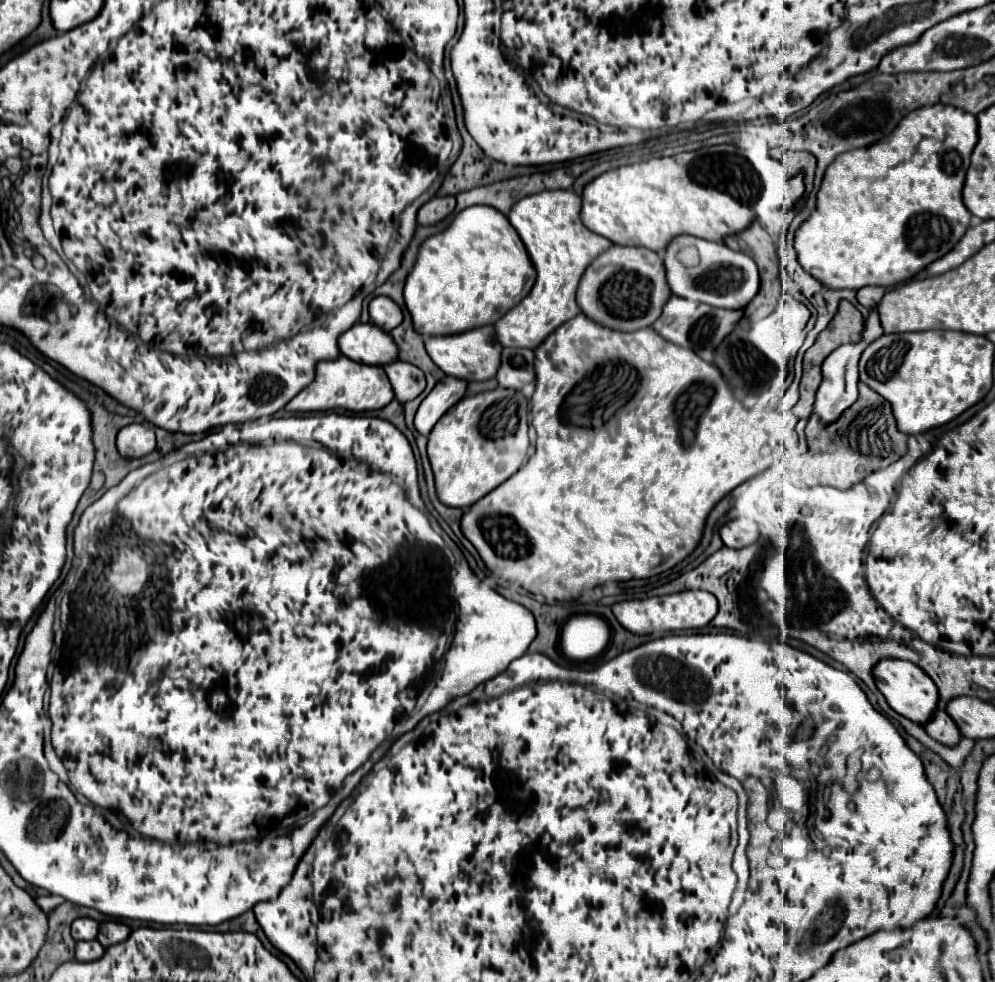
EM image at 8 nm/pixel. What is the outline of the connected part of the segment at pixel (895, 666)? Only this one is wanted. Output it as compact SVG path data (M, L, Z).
M881 659L879 665L873 667L873 679L875 679L877 689L887 699L889 707L895 709L899 715L903 715L919 725L923 725L931 719L931 715L937 707L939 695L937 695L935 683L927 677L927 673L923 673L923 669L919 669L911 661L903 661L903 659Z

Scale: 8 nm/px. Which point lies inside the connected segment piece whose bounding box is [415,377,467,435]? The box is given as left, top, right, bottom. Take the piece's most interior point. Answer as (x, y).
(449, 391)

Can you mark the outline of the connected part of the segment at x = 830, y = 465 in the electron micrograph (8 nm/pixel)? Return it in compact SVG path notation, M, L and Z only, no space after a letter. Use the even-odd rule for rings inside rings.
M865 383L859 385L859 399L843 411L839 421L821 427L817 417L809 417L805 435L809 445L807 453L811 453L811 473L807 473L807 481L795 481L799 487L827 485L835 489L851 489L873 471L889 467L907 453L907 435L897 431L891 405Z

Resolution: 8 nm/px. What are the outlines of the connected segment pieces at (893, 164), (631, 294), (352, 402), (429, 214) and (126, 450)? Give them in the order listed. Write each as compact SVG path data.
M927 105L927 107L919 107L911 113L907 113L907 117L903 117L903 121L895 127L895 131L891 135L879 139L877 143L839 155L825 171L821 189L817 193L815 211L809 215L807 221L801 223L801 227L795 233L795 251L797 251L797 259L799 259L801 267L807 273L811 273L815 279L825 281L825 285L831 289L861 289L865 285L891 287L895 283L909 279L911 275L915 275L917 271L921 271L923 267L933 263L935 259L949 253L957 245L957 241L963 237L963 233L967 231L967 225L971 221L971 213L965 207L961 193L963 193L963 183L965 183L965 175L967 175L969 163L971 163L971 153L973 153L975 145L977 145L977 117L975 115L971 115L959 107L951 107L951 105Z
M611 245L585 269L577 287L577 305L581 311L599 325L619 331L637 331L653 325L669 297L671 291L665 281L663 261L647 247Z
M341 355L333 361L319 361L317 363L317 377L311 385L307 385L299 395L295 395L287 405L285 411L289 413L311 413L311 411L329 411L329 409L349 409L355 413L361 411L377 411L383 409L393 401L391 383L383 371L383 367L355 363L349 357Z
M453 195L433 197L431 201L427 201L427 203L419 209L419 213L417 213L417 223L421 223L421 225L435 225L435 223L441 221L443 217L447 217L453 209L455 209L455 197L453 197Z
M131 423L125 425L117 435L117 449L123 457L137 459L155 449L155 433L149 425Z

